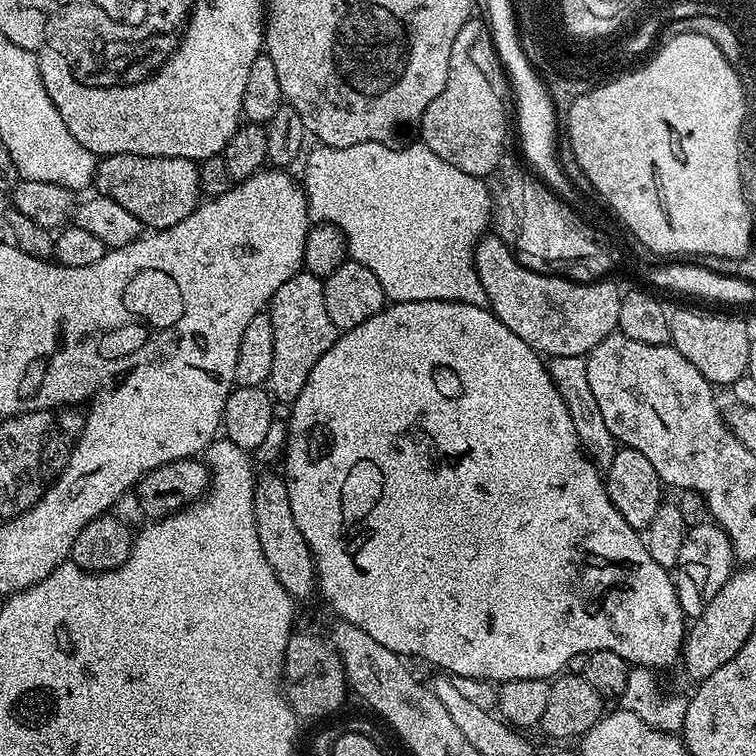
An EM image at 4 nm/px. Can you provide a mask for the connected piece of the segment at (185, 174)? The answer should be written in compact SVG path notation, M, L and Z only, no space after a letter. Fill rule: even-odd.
M114 154L97 163L94 188L99 195L114 198L149 229L169 228L185 220L202 203L197 161L177 156L135 156Z

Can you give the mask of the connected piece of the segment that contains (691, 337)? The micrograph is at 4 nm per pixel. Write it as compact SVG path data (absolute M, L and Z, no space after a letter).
M680 308L677 312L674 310L668 312L668 321L670 322L670 343L672 347L702 374L714 386L731 386L738 382L748 371L748 359L750 358L750 346L753 344L753 337L748 337L748 328L740 320L735 320L732 316L719 316L716 312L691 312L688 308Z

